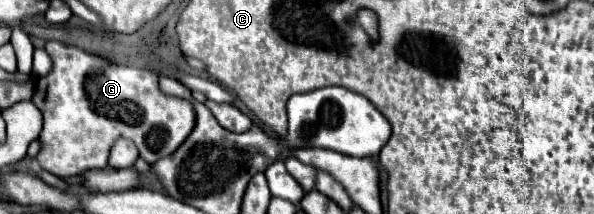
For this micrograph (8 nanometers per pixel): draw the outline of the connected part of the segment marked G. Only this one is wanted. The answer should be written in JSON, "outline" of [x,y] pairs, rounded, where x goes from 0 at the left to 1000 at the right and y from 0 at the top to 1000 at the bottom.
{"outline":[[[98,187],[77,196],[77,243],[91,280],[91,327],[81,355],[67,364],[67,374],[81,383],[74,467],[67,477],[67,374],[64,374],[61,439],[57,439],[54,477],[74,533],[74,598],[67,626],[71,701],[61,729],[61,748],[71,785],[84,794],[88,813],[94,813],[101,832],[114,832],[114,822],[131,822],[145,794],[175,785],[182,766],[185,682],[192,673],[192,654],[199,636],[212,636],[212,645],[226,654],[236,729],[249,766],[259,766],[269,738],[290,720],[300,692],[300,673],[306,673],[313,654],[313,636],[320,626],[320,607],[327,589],[323,486],[316,467],[276,439],[266,402],[263,336],[246,327],[246,318],[202,308],[202,299],[192,299],[192,290],[172,271],[172,262],[148,252],[128,215],[114,215],[114,206],[98,196]]]}

